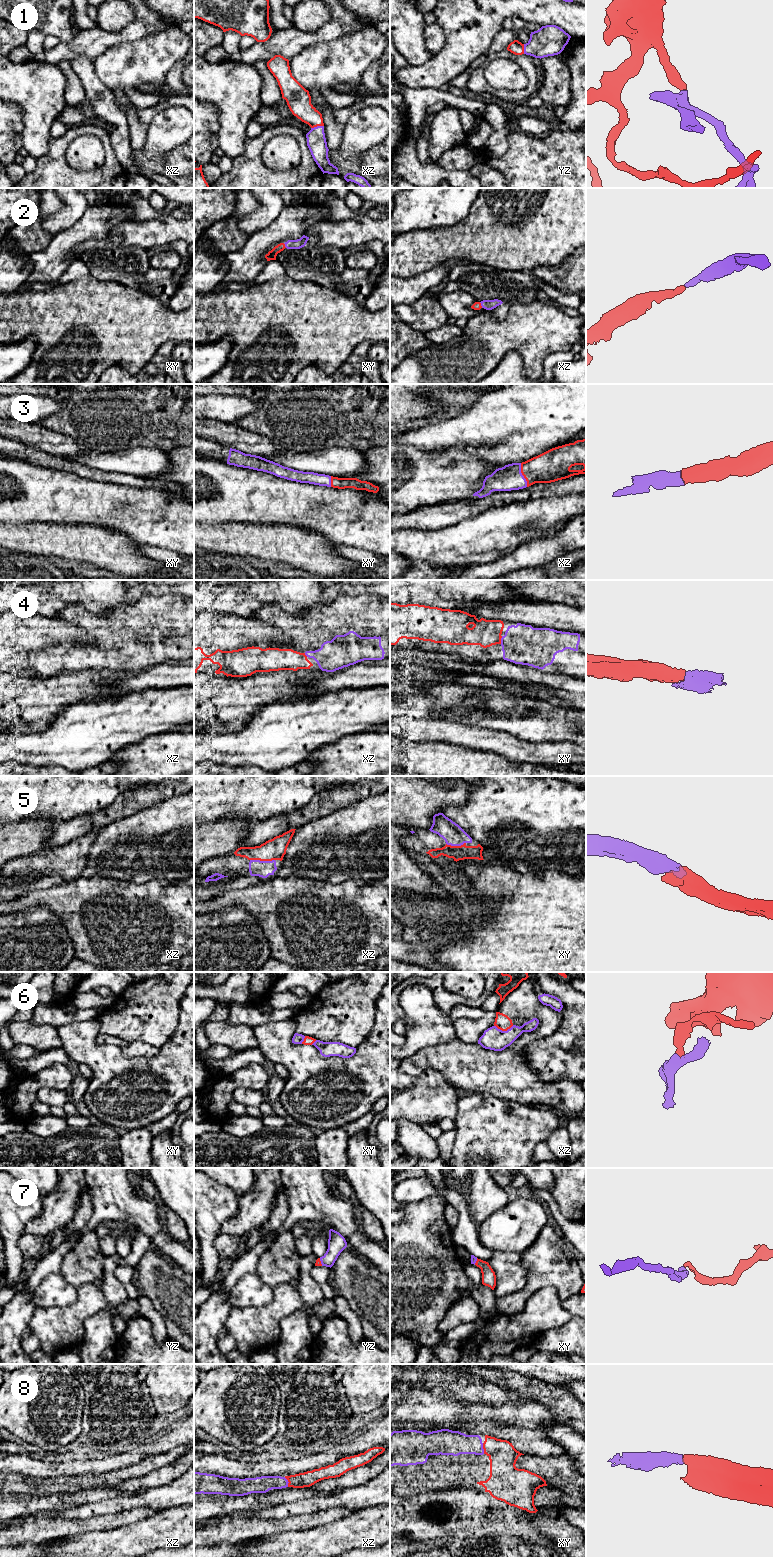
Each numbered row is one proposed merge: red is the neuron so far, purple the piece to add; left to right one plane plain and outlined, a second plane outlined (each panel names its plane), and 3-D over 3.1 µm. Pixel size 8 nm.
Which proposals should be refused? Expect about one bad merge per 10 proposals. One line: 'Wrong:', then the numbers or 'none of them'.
Wrong: none of them

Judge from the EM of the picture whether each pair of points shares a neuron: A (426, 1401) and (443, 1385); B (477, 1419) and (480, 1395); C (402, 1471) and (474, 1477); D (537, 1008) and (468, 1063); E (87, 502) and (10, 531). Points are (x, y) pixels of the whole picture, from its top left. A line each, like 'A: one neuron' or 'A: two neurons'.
A: two neurons
B: two neurons
C: one neuron
D: one neuron
E: two neurons

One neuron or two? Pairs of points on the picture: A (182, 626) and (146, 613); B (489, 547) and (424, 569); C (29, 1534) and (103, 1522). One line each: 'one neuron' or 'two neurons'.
A: one neuron
B: two neurons
C: one neuron

